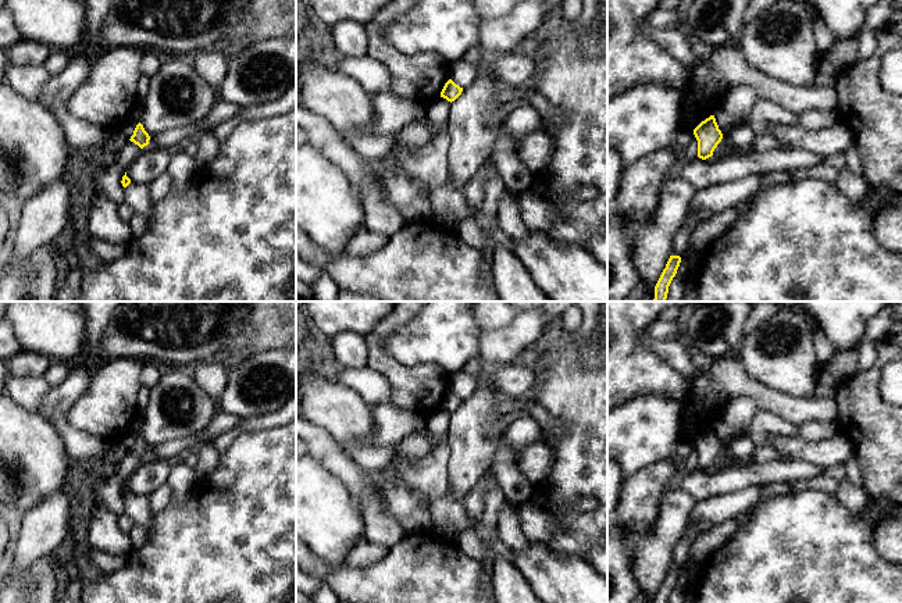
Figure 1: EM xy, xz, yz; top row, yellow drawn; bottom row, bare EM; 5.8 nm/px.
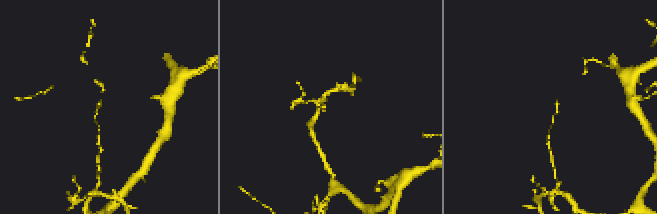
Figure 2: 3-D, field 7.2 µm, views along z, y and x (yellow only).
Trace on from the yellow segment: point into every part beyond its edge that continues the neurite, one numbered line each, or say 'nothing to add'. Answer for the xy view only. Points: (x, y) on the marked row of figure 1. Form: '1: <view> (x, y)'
nothing to add

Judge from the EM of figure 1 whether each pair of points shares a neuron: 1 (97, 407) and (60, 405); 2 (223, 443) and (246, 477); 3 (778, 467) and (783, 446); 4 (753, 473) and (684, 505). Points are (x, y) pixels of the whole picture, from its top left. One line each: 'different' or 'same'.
1: different
2: different
3: different
4: different

